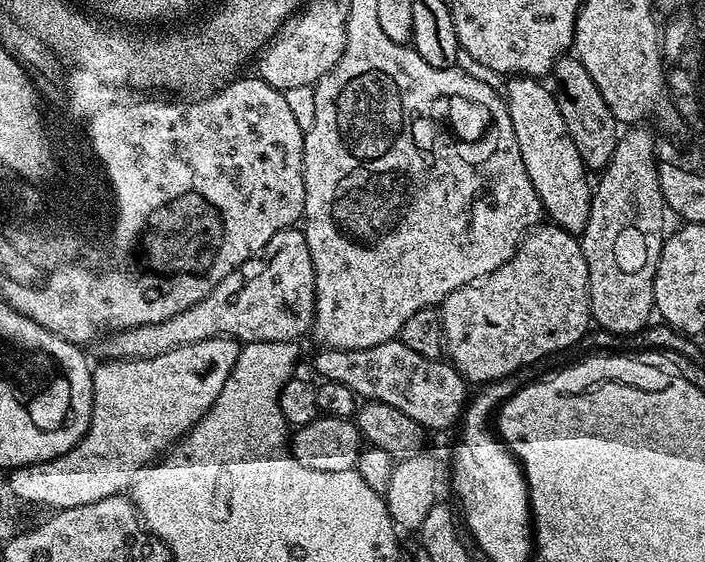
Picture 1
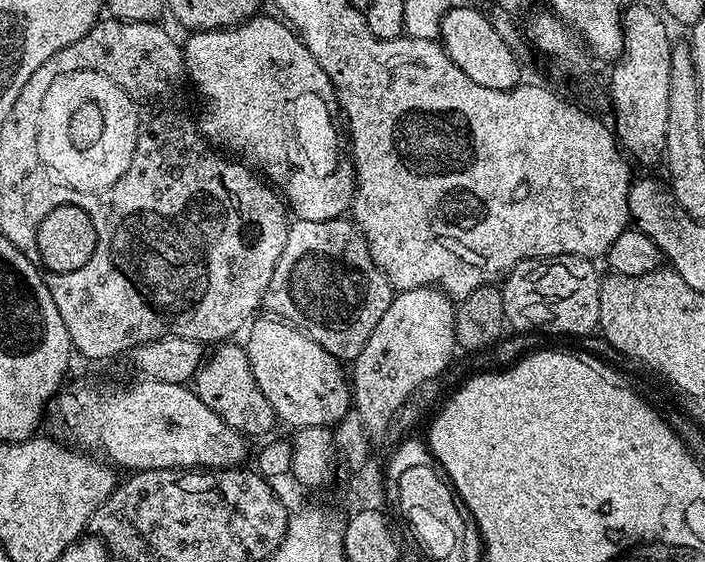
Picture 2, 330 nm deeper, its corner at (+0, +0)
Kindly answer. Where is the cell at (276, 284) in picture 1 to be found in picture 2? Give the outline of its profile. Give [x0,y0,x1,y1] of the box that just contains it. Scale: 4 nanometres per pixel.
[262,218,394,362]

